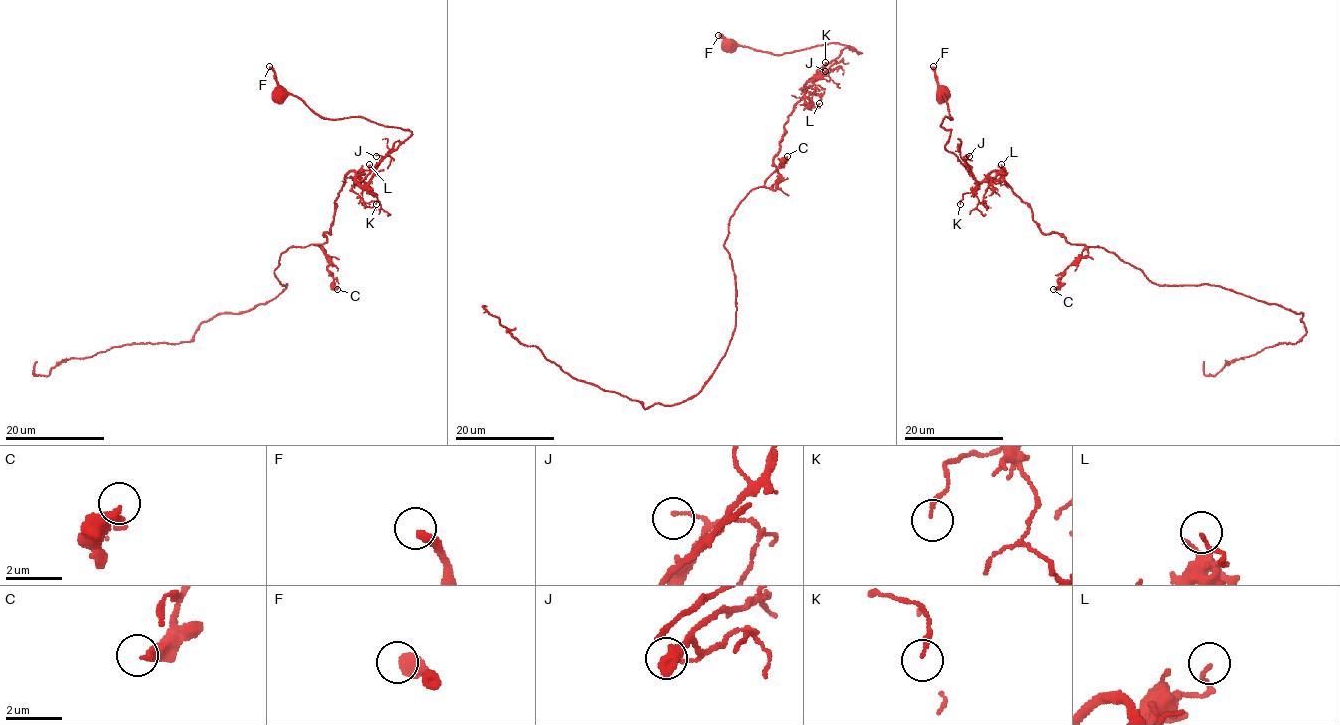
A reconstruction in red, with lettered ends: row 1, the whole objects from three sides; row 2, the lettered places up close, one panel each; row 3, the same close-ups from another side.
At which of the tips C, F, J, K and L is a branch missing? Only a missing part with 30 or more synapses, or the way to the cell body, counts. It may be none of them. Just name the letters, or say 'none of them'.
none of them

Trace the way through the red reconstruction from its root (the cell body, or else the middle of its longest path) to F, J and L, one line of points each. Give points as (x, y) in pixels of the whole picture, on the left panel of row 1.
F: (281, 95), (281, 87), (269, 66)
J: (281, 95), (300, 97), (322, 117), (363, 117), (412, 133), (382, 161), (378, 154), (376, 156)
L: (281, 95), (300, 97), (322, 117), (363, 117), (412, 133), (357, 182), (356, 178), (369, 164)

